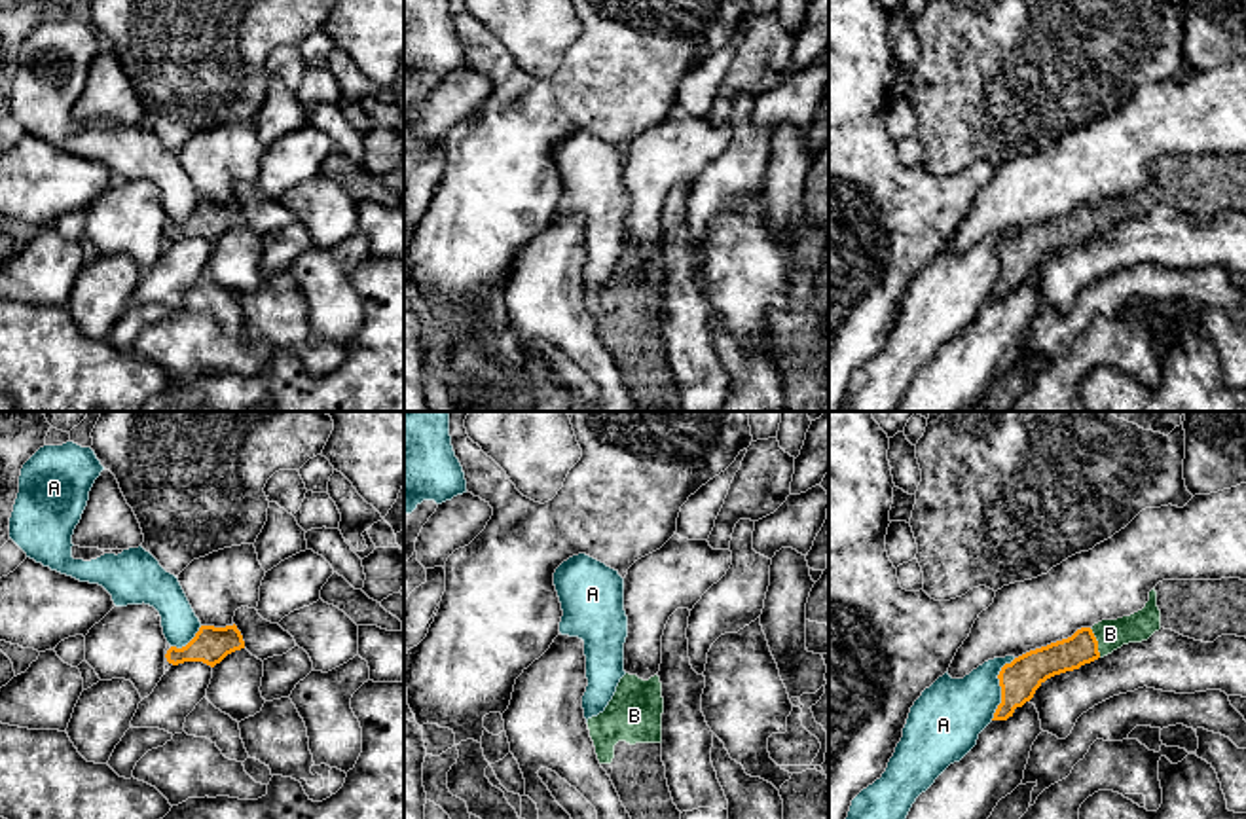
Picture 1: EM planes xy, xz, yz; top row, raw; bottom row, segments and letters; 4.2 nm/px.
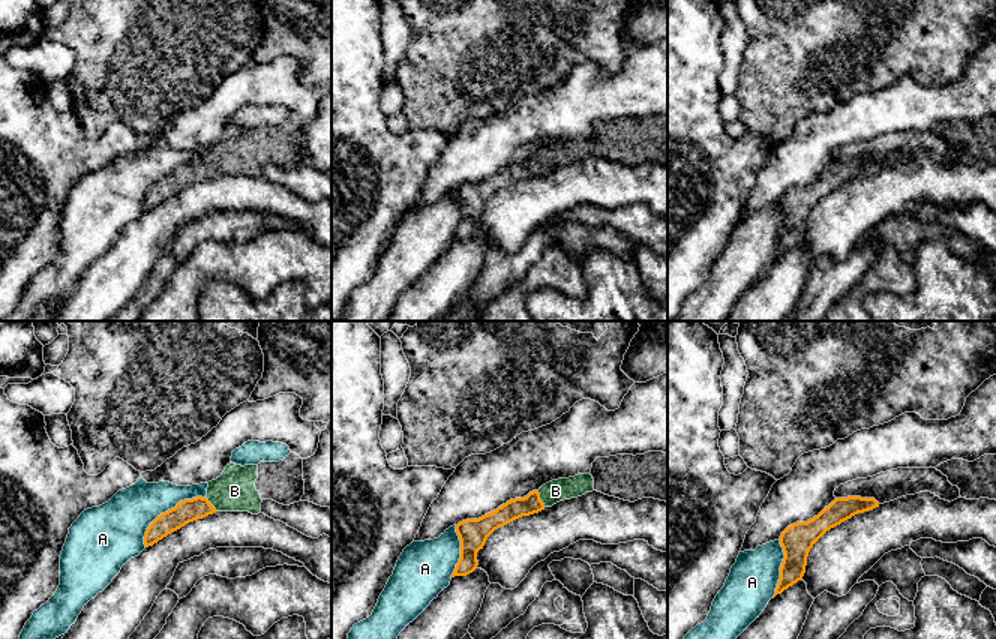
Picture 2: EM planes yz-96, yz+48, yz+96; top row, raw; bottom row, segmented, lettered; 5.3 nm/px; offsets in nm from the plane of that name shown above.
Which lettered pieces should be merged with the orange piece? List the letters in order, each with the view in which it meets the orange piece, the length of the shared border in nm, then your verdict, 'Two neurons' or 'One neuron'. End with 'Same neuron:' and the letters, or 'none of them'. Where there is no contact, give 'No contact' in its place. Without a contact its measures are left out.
A: Touches orange in yz. Shared border 280 nm. Two neurons
B: Touches orange in yz. Shared border 140 nm. One neuron
Same neuron: B

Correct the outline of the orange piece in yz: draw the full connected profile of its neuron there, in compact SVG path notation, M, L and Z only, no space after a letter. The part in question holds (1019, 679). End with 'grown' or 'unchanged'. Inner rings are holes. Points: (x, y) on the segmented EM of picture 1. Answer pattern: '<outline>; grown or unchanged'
M1163 580L1142 610L1081 628L1068 639L1015 658L998 675L1001 703L992 720L1013 717L1047 679L1079 669L1123 645L1147 641L1161 628L1202 643L1221 635L1246 637L1246 580Z; grown

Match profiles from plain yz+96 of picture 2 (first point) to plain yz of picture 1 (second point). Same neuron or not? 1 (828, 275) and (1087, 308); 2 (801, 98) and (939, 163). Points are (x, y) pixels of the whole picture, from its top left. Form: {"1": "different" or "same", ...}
{"1": "same", "2": "same"}

